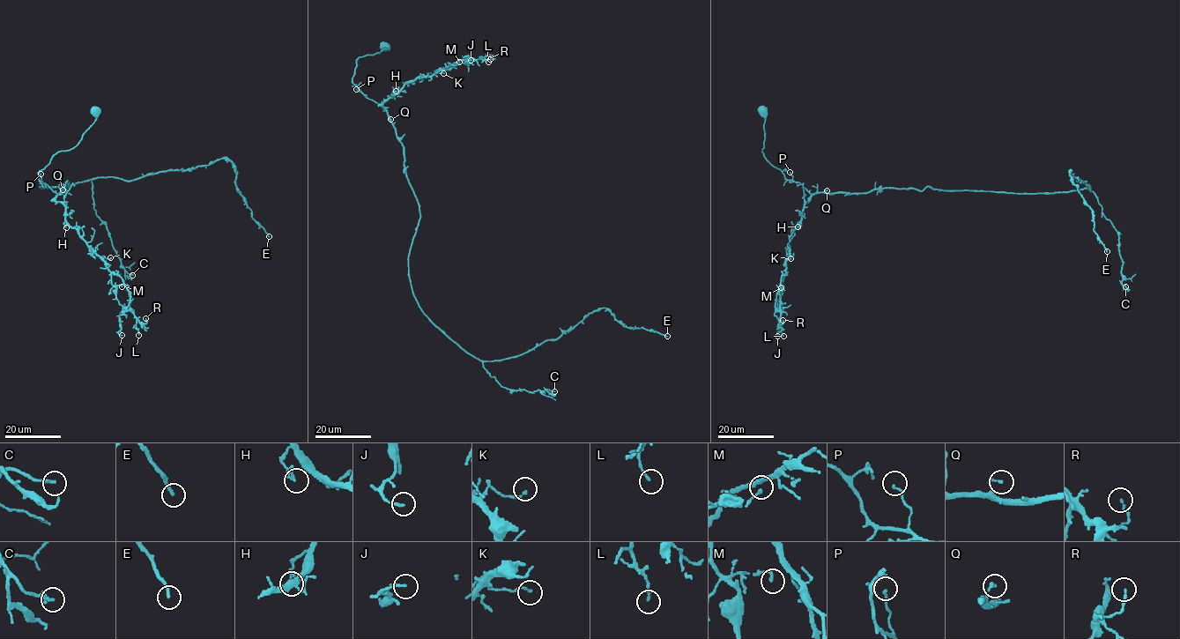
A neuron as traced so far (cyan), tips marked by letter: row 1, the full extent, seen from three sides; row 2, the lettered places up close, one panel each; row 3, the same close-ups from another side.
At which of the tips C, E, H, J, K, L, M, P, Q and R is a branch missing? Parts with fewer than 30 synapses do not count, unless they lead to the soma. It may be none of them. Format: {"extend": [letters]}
{"extend": ["C", "E"]}

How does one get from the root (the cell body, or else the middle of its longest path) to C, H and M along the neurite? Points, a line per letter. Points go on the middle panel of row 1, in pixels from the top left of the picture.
C: (410, 276), (412, 293), (421, 311), (463, 349), (478, 358), (500, 385), (530, 392), (545, 390), (554, 391)
H: (410, 276), (408, 256), (420, 215), (419, 204), (406, 175), (403, 144), (382, 105), (396, 91)
M: (410, 276), (408, 256), (419, 204), (406, 175), (403, 144), (382, 105), (405, 83), (459, 62)

